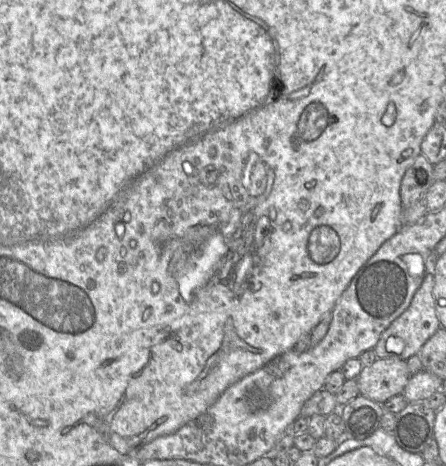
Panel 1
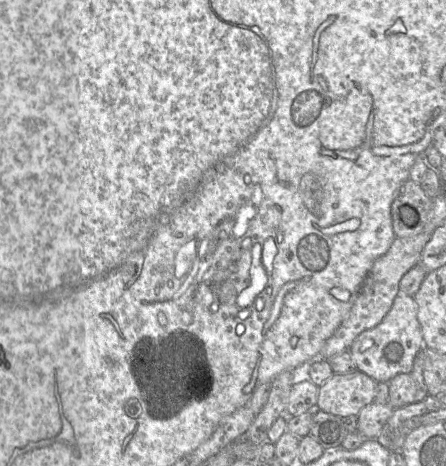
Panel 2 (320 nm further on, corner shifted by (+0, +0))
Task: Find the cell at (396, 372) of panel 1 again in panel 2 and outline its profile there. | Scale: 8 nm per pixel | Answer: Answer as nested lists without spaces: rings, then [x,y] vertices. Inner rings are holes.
[[[365,373],[333,374],[319,386],[316,409],[346,418],[374,402],[377,382]]]

